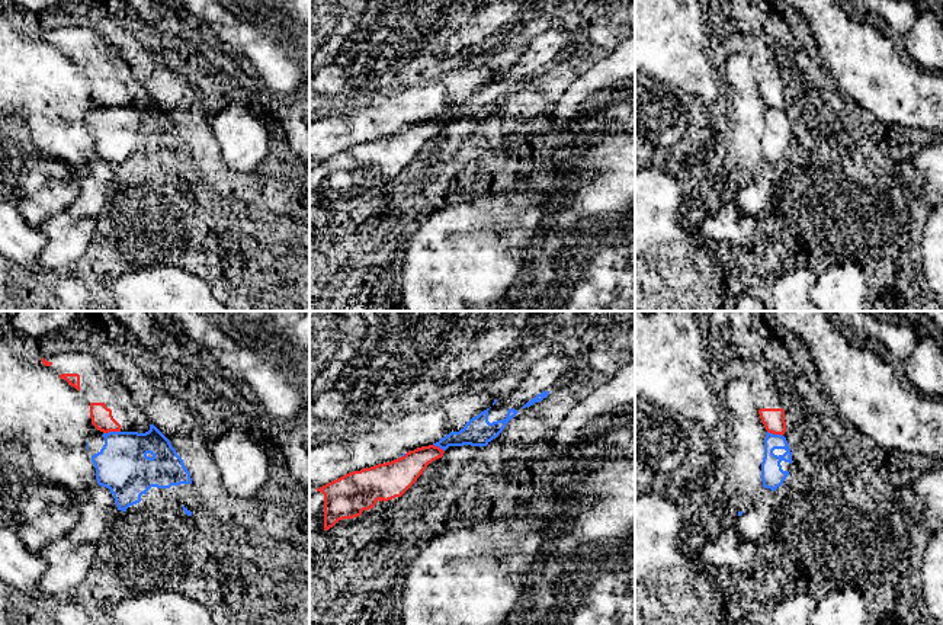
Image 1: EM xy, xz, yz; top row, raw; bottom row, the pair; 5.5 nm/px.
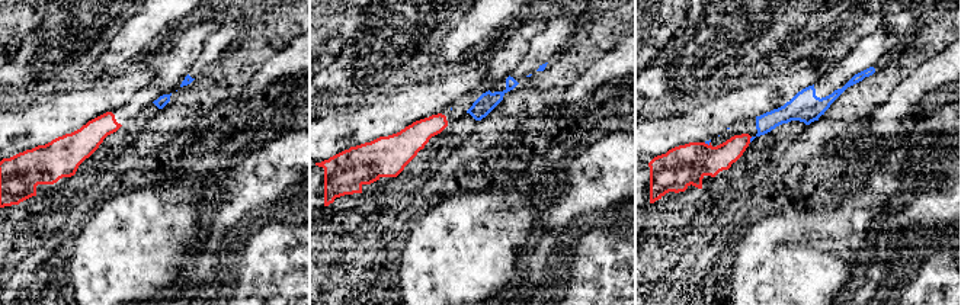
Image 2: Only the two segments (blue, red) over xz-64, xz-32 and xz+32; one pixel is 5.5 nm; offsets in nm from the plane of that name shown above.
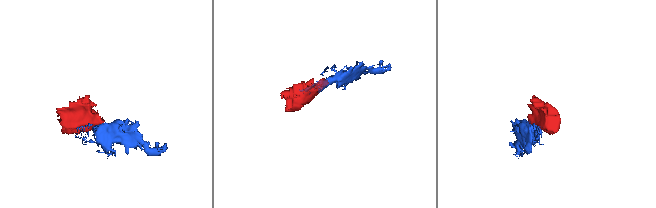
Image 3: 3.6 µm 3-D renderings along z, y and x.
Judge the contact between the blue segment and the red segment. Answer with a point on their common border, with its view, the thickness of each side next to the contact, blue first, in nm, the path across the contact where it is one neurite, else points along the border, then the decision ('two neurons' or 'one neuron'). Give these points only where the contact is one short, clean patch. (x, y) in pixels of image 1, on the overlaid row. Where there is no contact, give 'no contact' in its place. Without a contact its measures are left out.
xy (111, 432) | 300/120 nm | along xy (119, 430), (103, 433) | two neurons

